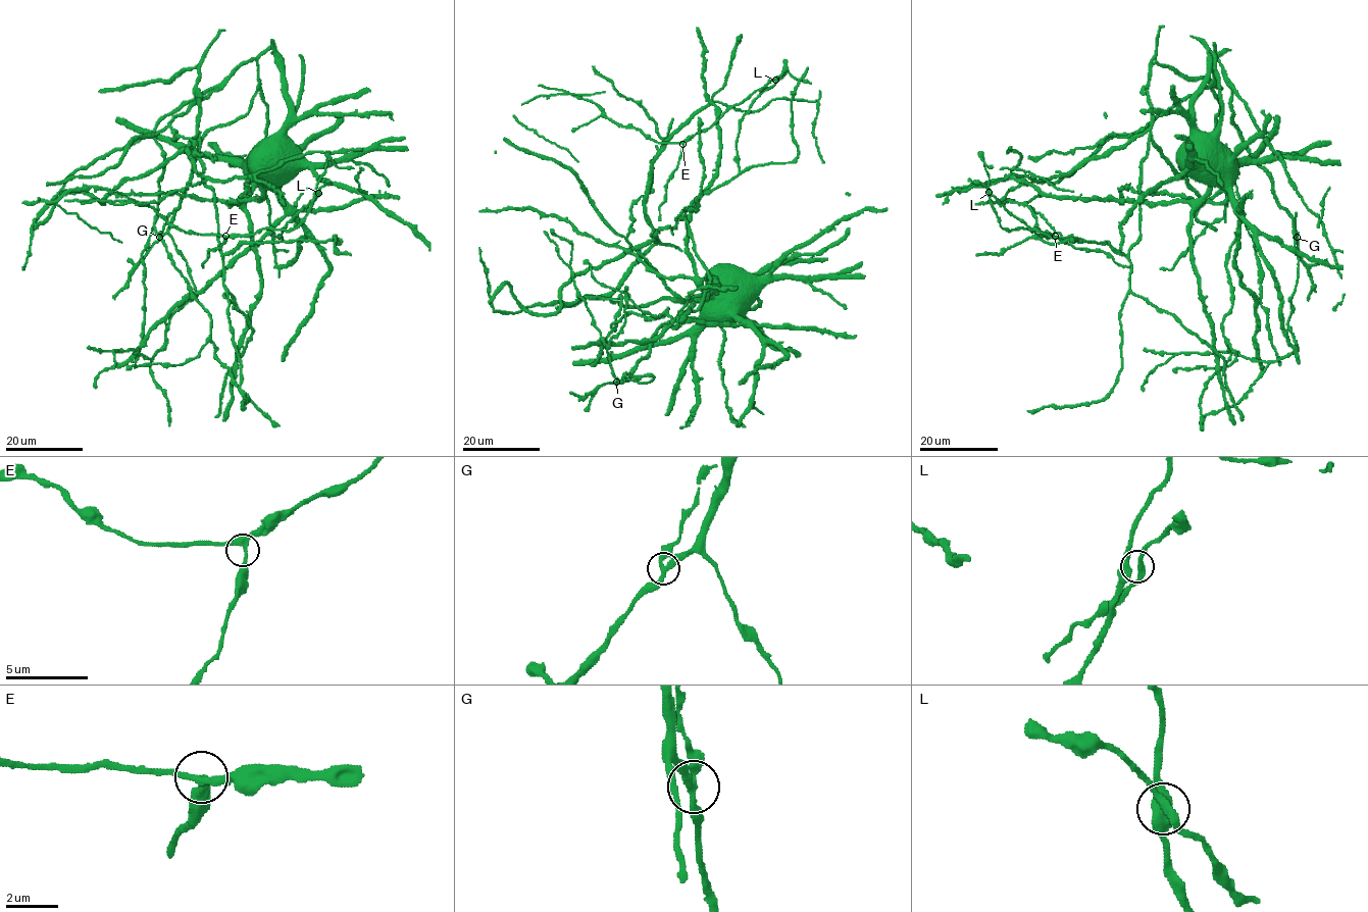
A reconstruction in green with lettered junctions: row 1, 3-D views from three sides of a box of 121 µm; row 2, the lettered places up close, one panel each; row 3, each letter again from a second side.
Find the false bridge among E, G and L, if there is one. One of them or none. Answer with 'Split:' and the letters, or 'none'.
Split: G

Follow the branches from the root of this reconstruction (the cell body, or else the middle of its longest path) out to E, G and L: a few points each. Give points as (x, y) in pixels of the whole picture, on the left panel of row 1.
E: (265, 141), (244, 348), (222, 256), (280, 242), (318, 193), (295, 229), (225, 236)
G: (265, 141), (305, 229), (292, 261), (275, 262), (259, 89), (206, 133), (159, 237)
L: (265, 141), (248, 160), (260, 293), (244, 348), (252, 328), (223, 284), (222, 256), (280, 242), (318, 193)

